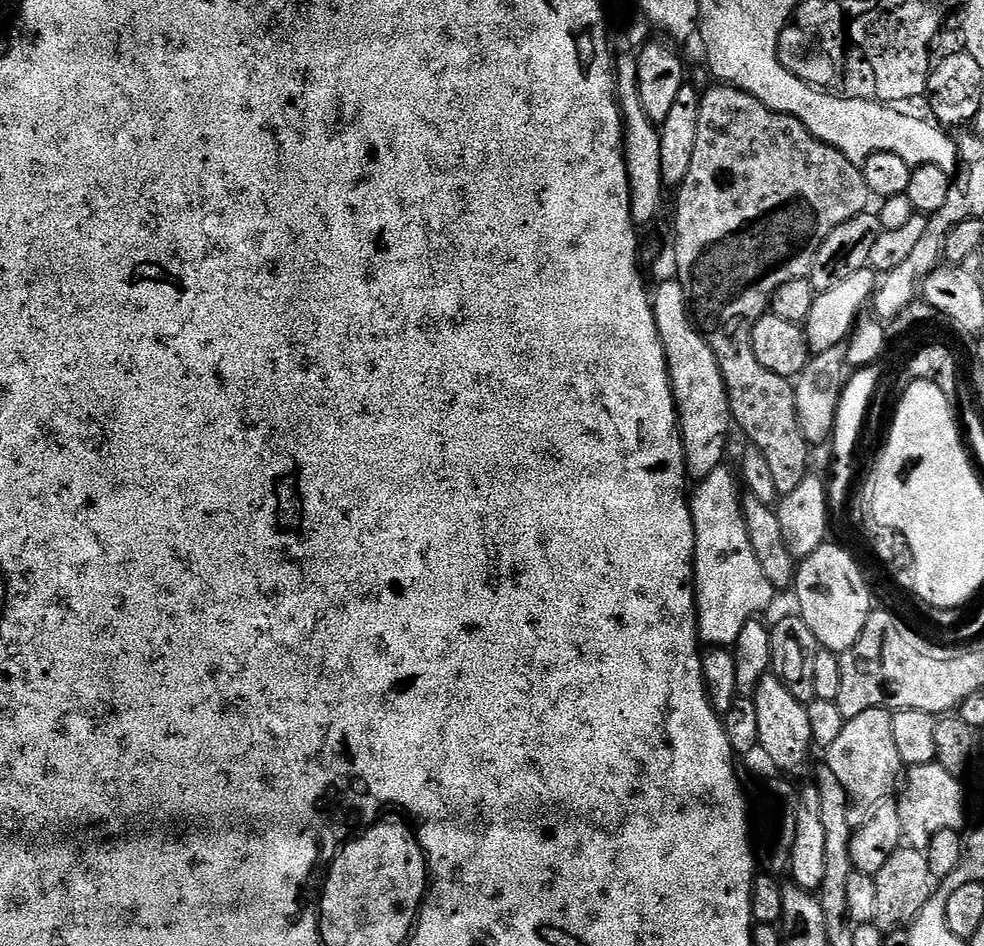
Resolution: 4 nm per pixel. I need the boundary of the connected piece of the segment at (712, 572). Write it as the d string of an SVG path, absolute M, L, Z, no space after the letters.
M728 466L715 468L710 474L706 474L706 478L699 481L695 485L696 489L690 492L690 507L692 509L692 524L696 527L696 558L694 561L694 587L696 589L696 627L698 636L705 645L708 646L732 646L735 645L738 634L742 634L742 626L746 626L746 622L757 619L772 604L772 595L774 589L771 582L766 578L766 574L762 574L762 566L758 566L758 562L754 558L754 549L750 547L750 534L746 534L746 518L744 511L740 505L742 499L742 484L738 479L737 473L728 469Z

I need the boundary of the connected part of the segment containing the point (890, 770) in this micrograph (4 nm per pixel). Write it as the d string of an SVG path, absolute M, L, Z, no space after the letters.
M887 708L865 710L863 714L858 714L858 718L845 720L842 735L834 746L826 749L826 756L827 768L832 771L834 778L838 778L838 782L842 782L849 797L853 801L861 800L867 806L887 801L891 797L888 795L897 791L906 768L898 754L898 745L894 742L892 712Z

